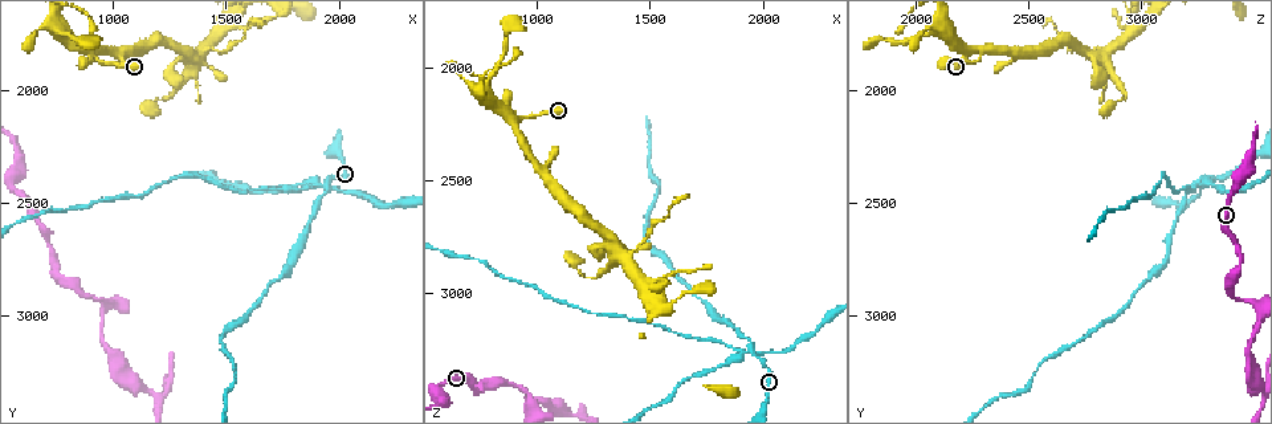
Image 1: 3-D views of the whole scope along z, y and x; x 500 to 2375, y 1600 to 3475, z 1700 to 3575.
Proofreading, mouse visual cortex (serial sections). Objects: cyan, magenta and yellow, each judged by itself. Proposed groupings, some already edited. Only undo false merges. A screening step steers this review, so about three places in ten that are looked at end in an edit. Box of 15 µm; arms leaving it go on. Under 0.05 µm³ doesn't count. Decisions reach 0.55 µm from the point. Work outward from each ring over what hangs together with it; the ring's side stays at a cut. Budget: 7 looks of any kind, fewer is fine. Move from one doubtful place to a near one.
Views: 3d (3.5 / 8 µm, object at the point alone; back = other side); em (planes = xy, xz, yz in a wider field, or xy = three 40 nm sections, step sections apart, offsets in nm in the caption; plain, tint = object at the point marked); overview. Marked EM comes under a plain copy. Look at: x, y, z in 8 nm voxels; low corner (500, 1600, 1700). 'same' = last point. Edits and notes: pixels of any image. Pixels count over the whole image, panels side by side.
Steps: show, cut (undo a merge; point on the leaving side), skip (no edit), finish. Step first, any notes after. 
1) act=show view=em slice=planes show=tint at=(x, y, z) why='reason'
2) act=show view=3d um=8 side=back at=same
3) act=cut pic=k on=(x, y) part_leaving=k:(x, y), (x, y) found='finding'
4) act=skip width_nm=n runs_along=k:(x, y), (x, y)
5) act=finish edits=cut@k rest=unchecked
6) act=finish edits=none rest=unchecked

act=show view=3d um=8 side=back at=(900, 1820, 2240) why='four arms meet'

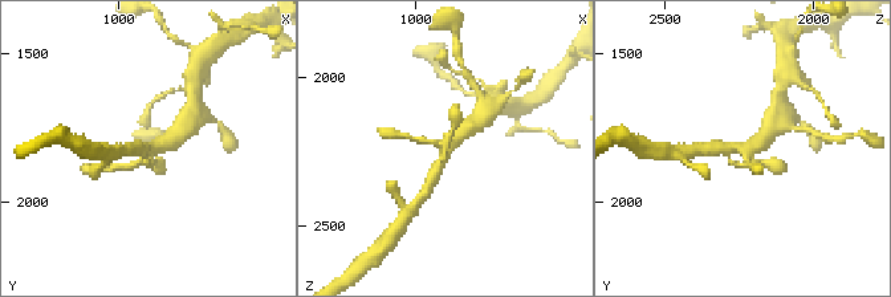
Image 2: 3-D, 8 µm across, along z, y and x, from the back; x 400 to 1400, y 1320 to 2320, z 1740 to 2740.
act=show view=3d um=3.5 at=(900, 1820, 2240)

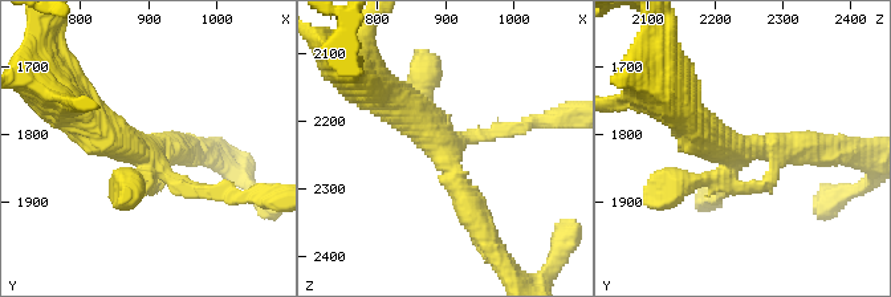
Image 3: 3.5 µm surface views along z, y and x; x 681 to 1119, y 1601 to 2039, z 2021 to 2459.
act=show view=em slice=xy step=5 show=tint at=(895, 1830, 2240) why='need the tissue'

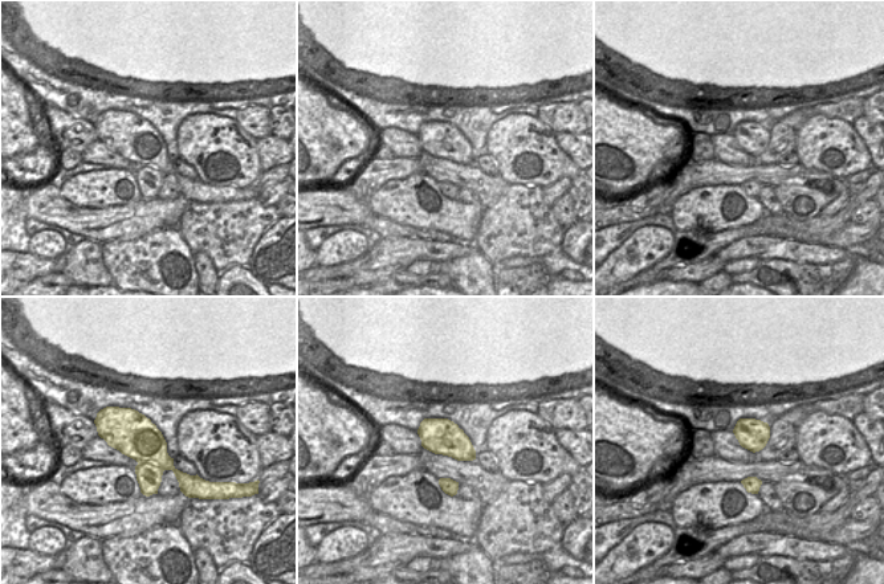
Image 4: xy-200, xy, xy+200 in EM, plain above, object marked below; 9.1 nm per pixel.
act=skip runs_along=3:(720, 192), (757, 143), (816, 151) found='one cell here'

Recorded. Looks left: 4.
act=show view=3d um=8 at=(1450, 1830, 2780) why='a narrow waist'

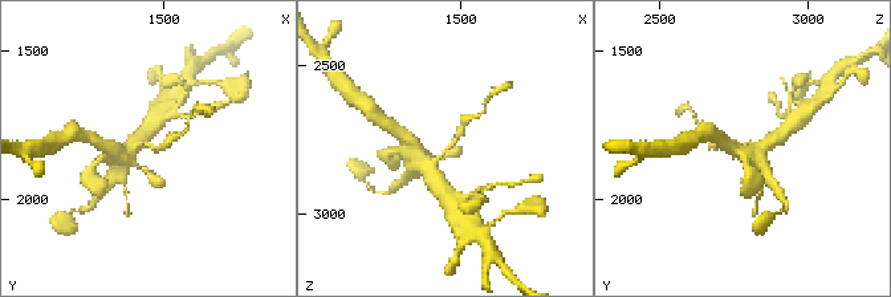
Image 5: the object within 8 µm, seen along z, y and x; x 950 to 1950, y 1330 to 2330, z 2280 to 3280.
act=show view=3d um=3.5 at=(1460, 1820, 2790) why='closer look'

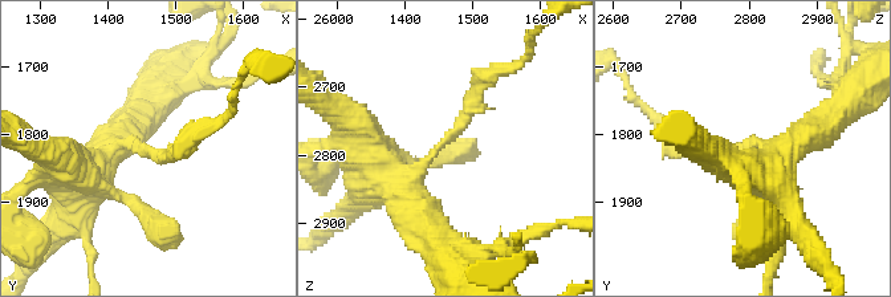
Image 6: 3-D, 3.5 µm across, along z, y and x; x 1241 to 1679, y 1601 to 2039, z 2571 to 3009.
act=show view=em slice=xy step=1 show=tint at=(1460, 1815, 2780) arm_widths_nm=200,500 why='shape alone is not enough'

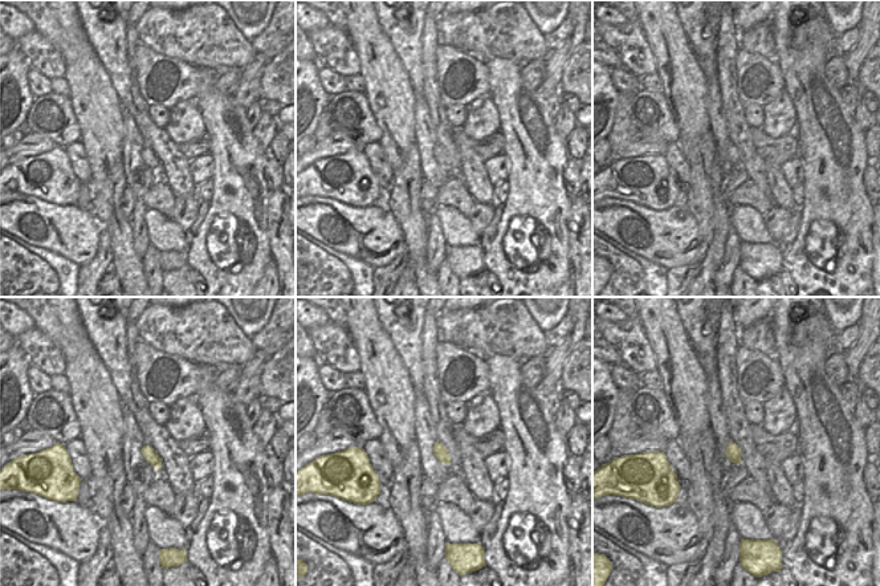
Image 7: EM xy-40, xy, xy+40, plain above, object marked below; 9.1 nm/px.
act=cut pic=6 on=(474, 104) found='a second cell is stuck on'

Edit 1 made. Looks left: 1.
act=show view=3d um=3.5 at=(880, 1780, 1860) why='thin neck'

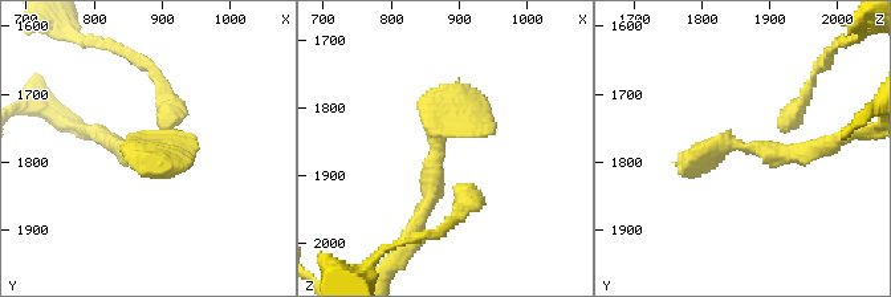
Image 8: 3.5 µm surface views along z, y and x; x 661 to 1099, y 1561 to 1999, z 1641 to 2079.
act=skip runs_along=8:(418, 224), (438, 122), (487, 106) found='one cell here'

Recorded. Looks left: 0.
act=finish edits=cut@6 rest=unchecked

